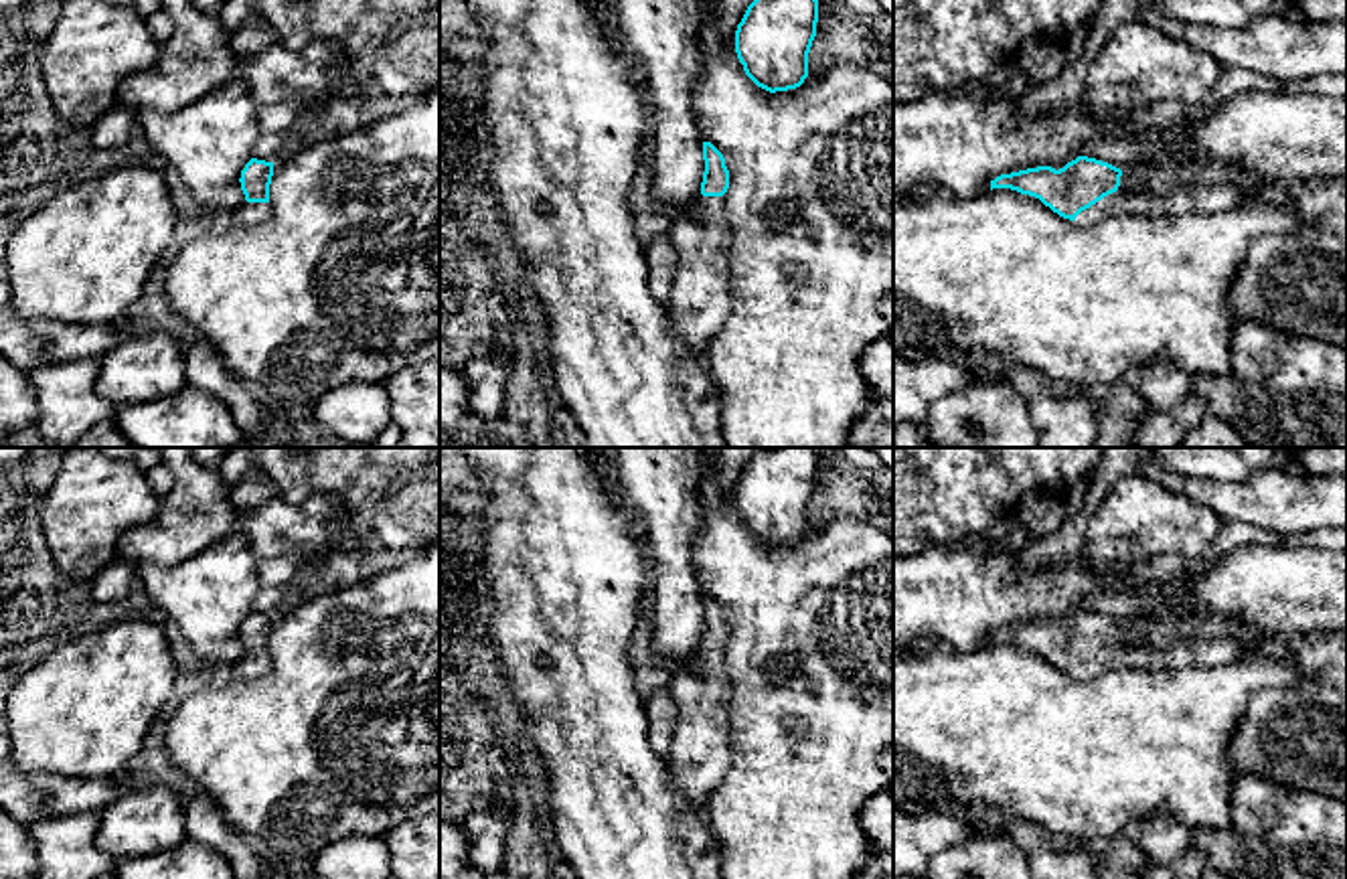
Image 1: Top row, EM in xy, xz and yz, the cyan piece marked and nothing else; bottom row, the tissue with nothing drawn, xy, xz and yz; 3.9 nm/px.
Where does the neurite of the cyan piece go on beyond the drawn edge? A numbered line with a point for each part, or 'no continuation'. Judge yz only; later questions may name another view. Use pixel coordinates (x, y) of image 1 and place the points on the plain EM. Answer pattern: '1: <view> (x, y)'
1: yz (1183, 651)

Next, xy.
1: xy (250, 667)

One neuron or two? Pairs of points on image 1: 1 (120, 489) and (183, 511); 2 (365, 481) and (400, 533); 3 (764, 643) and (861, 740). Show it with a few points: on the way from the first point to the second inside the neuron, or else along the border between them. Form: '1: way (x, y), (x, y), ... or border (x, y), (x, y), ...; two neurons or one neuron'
1: border (161, 499), (159, 511), (148, 521), (124, 533); two neurons
2: border (414, 470), (389, 483), (371, 541); two neurons
3: way (758, 677), (770, 693), (825, 703); one neuron

